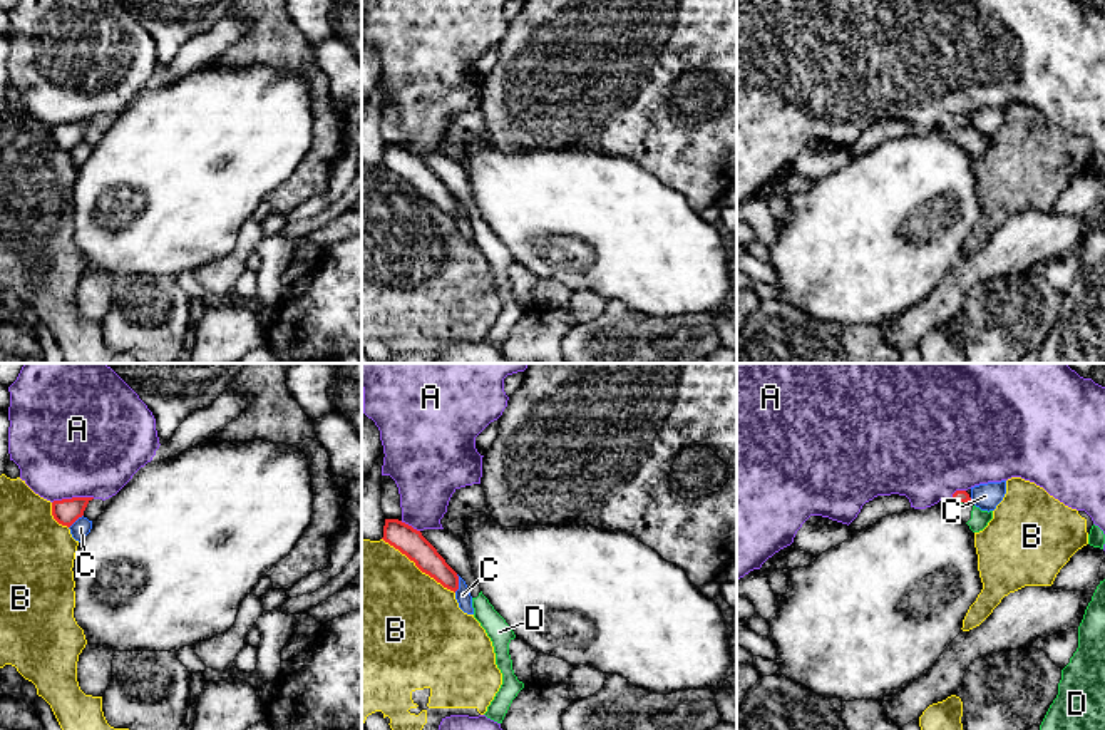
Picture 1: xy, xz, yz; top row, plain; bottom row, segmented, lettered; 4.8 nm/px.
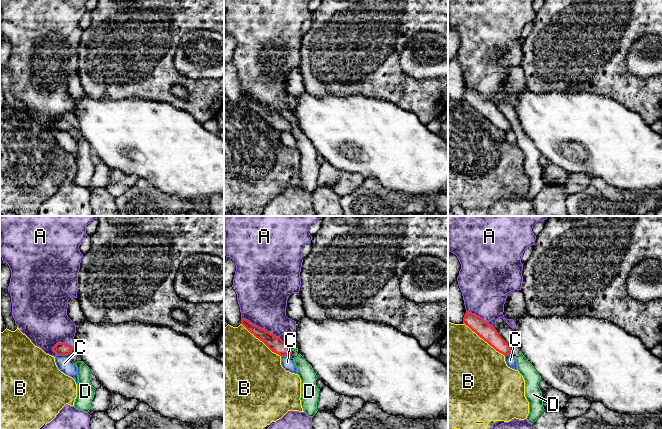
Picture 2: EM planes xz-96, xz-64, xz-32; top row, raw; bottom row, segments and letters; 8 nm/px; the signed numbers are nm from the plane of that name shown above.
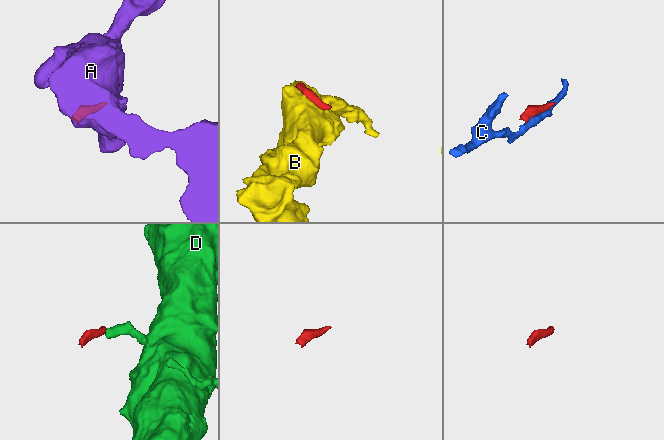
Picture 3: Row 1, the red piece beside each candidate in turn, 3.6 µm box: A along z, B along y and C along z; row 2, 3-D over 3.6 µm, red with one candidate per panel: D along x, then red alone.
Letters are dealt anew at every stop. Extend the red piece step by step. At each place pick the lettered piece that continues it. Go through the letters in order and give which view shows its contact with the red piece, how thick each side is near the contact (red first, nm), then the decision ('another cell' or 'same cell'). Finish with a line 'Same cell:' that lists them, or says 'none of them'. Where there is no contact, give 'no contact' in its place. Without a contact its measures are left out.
A: xy | 120/500 nm | another cell
B: xz | 140/500 nm | another cell
C: xz | 120/80 nm | another cell
D: yz | 60/20 nm | another cell
Same cell: none of them

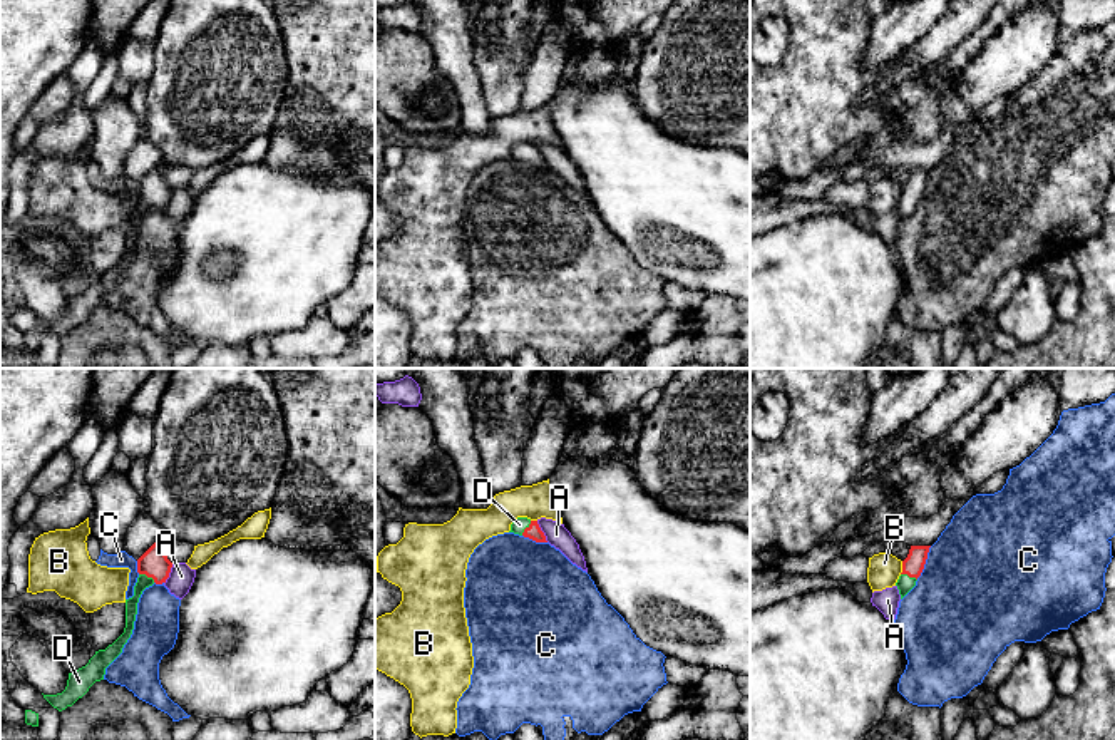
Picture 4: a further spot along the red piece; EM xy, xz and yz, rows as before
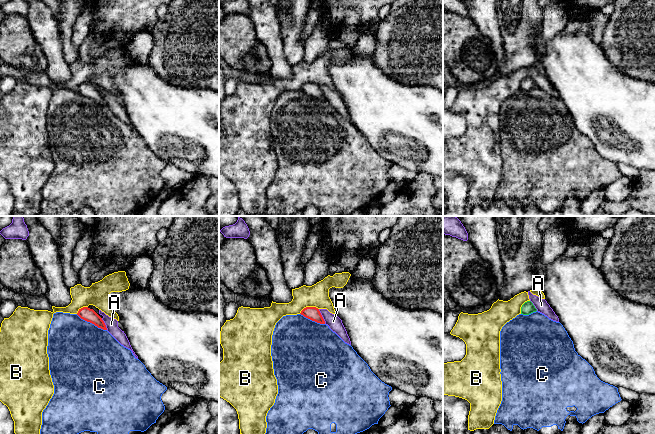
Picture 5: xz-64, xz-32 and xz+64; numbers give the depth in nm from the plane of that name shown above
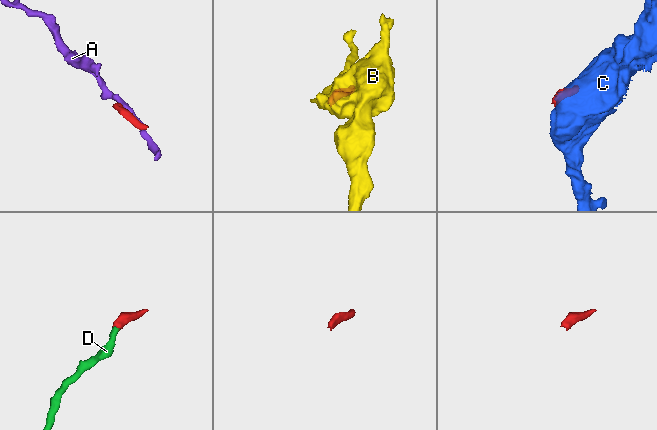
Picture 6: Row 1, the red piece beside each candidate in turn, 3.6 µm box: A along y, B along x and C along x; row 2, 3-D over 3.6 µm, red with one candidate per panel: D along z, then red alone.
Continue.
A: xz | 70/110 nm | another cell
B: yz | 100/160 nm | another cell
C: yz | 100/500 nm | another cell
D: xy | 140/60 nm | same cell
Same cell: D

